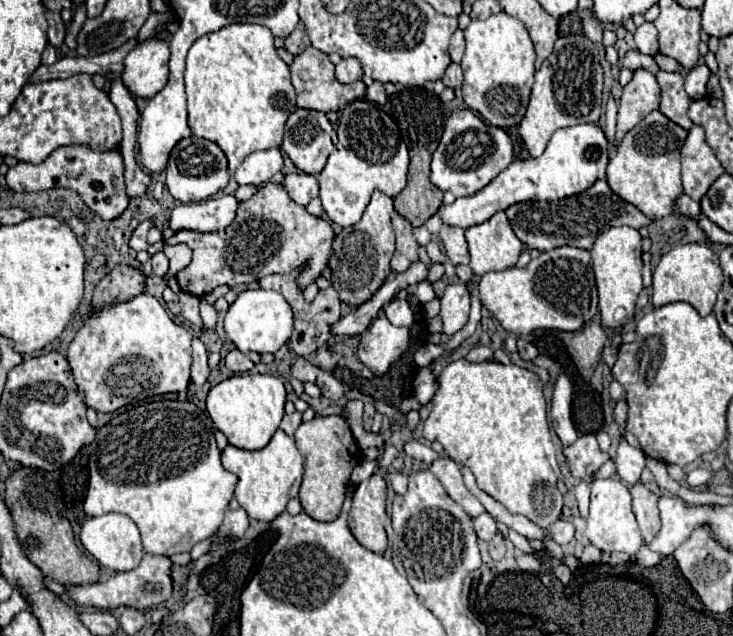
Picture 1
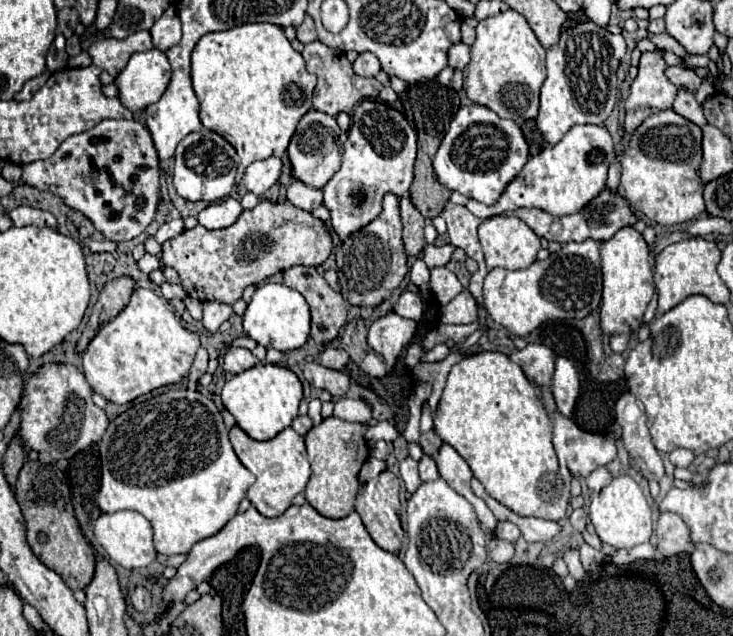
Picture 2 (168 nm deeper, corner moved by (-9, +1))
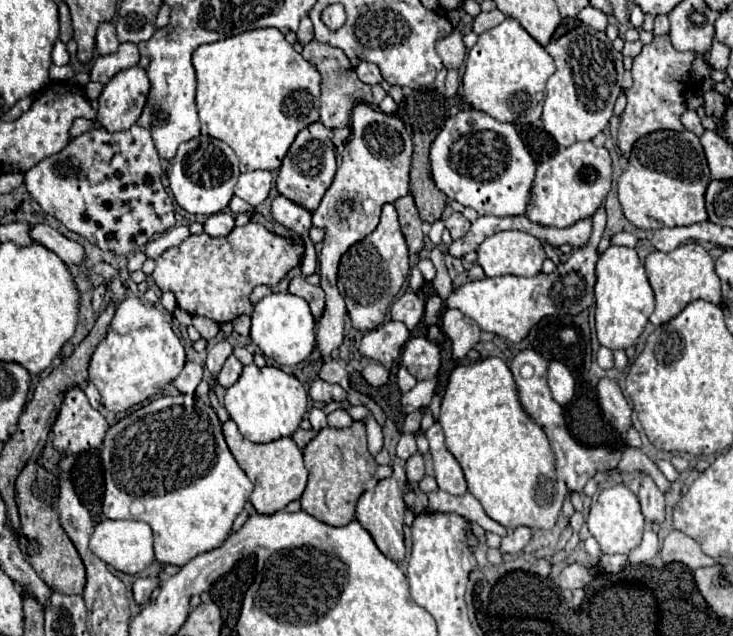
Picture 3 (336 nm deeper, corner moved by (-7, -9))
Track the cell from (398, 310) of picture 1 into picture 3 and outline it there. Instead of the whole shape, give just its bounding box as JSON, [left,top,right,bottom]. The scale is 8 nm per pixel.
[391,292,425,330]

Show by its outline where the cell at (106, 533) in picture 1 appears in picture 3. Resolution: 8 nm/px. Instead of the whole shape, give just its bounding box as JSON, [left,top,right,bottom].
[89,520,153,574]

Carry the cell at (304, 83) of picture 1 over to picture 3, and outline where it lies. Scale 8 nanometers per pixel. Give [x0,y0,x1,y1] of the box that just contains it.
[301,40,375,128]

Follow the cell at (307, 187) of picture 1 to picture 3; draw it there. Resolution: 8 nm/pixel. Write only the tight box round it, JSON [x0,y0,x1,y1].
[271,196,313,240]

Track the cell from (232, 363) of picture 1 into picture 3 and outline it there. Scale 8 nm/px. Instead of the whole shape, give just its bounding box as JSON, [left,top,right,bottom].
[217,356,243,388]

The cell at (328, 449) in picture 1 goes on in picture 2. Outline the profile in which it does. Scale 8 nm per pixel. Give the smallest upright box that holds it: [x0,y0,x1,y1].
[305,416,369,518]

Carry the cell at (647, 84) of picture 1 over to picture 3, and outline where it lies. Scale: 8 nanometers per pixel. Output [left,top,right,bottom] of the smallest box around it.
[617,36,695,158]

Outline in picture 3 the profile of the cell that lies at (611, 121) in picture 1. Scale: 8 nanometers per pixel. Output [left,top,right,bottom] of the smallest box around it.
[447,206,607,342]

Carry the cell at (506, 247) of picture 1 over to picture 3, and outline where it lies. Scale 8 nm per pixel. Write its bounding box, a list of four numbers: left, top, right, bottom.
[477,230,545,276]

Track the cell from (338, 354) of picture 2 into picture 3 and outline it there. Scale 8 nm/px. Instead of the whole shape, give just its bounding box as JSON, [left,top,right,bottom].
[319,359,350,392]

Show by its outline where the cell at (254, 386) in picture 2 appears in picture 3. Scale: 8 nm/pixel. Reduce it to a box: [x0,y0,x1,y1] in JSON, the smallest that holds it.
[223,364,307,444]

